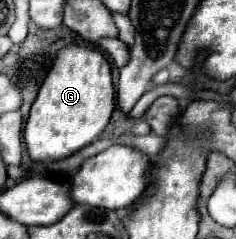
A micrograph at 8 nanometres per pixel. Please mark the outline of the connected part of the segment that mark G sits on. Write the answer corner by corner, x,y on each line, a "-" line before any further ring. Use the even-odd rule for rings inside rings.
69,44
61,48
31,106
25,126
27,154
35,162
61,160
75,154
99,138
111,118
113,108
115,90
111,82
111,64
107,58
89,46

